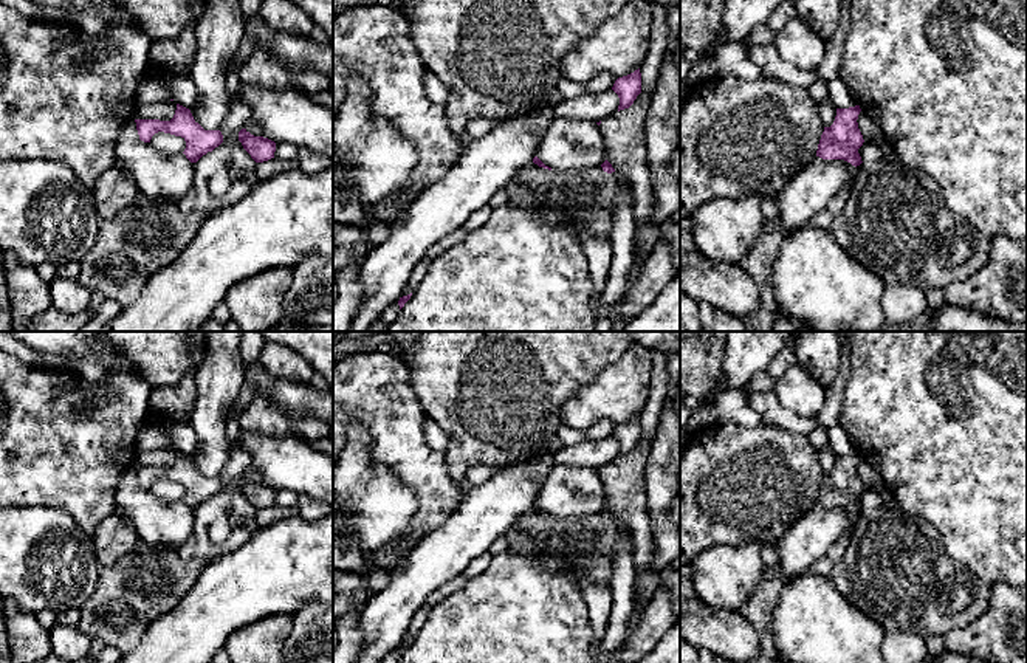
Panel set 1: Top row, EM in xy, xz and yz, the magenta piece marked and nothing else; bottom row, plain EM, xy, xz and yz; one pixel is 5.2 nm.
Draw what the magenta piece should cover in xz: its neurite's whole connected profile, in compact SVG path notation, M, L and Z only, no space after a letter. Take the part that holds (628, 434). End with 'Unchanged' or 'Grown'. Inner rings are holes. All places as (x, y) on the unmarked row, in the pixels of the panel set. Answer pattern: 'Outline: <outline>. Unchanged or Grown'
Outline: M640 415L634 420L618 424L612 434L612 437L620 445L618 459L629 455L637 443L641 440L641 420Z. Unchanged

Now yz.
Outline: M860 452L836 455L833 471L824 474L816 503L823 507L844 507L855 514L863 510L858 500L864 490L857 469L860 459Z. Unchanged

